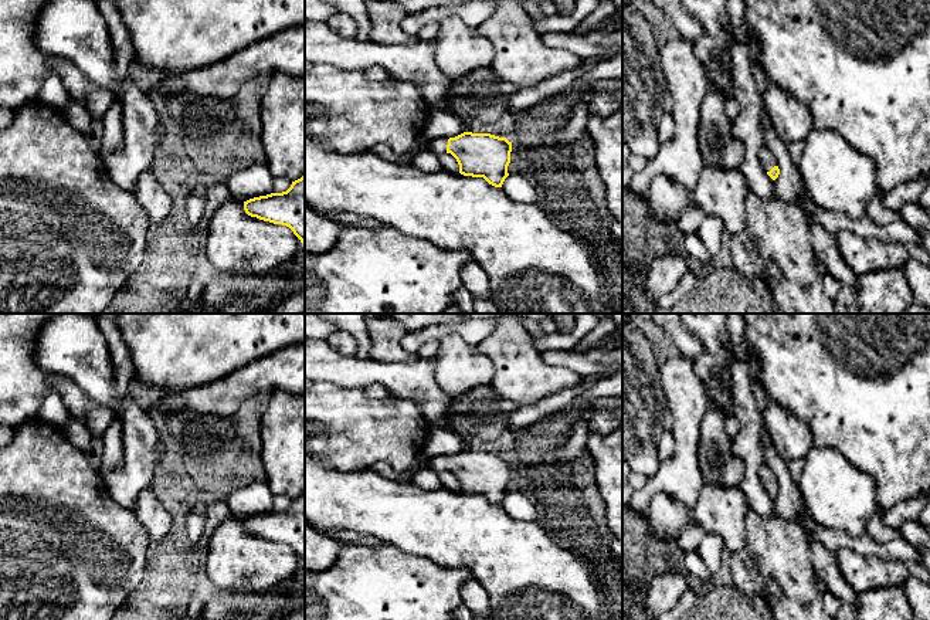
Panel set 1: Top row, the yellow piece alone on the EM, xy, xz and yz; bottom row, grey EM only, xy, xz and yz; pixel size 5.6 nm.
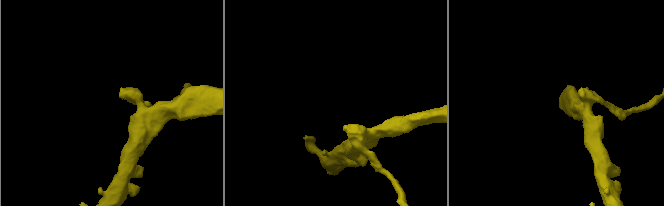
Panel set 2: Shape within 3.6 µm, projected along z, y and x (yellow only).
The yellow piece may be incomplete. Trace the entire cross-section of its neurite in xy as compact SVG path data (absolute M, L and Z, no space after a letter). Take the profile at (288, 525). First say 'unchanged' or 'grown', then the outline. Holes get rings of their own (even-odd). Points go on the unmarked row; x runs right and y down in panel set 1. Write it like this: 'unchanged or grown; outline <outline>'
unchanged; outline M305 492L282 511L271 511L244 519L248 533L289 545L305 562Z

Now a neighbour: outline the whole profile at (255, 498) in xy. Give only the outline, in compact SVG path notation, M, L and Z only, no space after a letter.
M267 481L252 482L225 497L228 516L247 519L254 515L271 512L275 494Z

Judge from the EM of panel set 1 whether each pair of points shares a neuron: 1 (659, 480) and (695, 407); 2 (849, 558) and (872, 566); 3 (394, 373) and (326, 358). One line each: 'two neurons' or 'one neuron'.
1: one neuron
2: one neuron
3: one neuron

